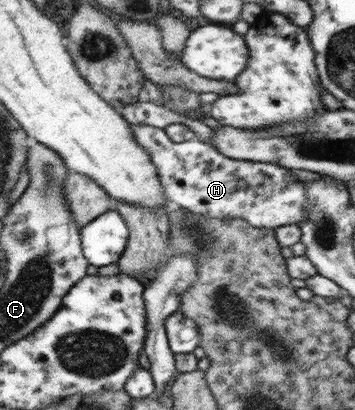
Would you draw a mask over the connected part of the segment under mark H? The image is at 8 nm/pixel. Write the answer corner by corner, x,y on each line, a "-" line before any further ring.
133,125
134,140
149,153
171,205
210,219
245,219
254,227
276,229
306,221
306,190
292,170
278,163
230,159
200,141
175,143
162,128

